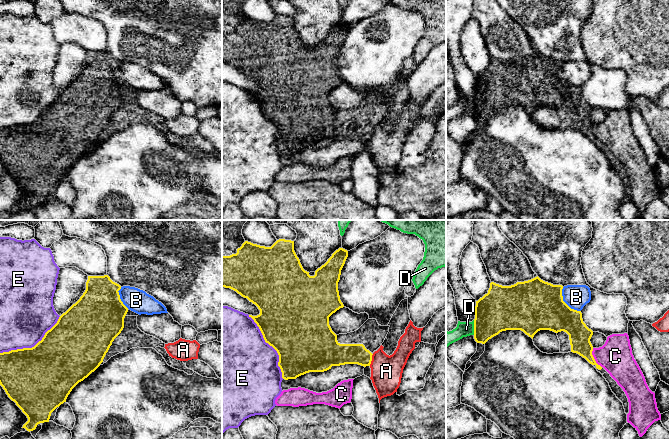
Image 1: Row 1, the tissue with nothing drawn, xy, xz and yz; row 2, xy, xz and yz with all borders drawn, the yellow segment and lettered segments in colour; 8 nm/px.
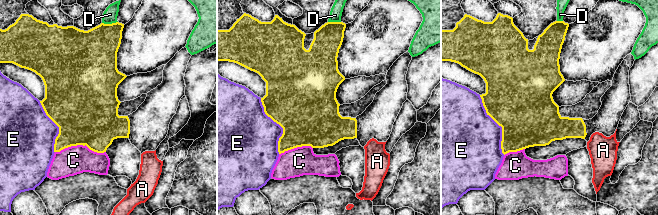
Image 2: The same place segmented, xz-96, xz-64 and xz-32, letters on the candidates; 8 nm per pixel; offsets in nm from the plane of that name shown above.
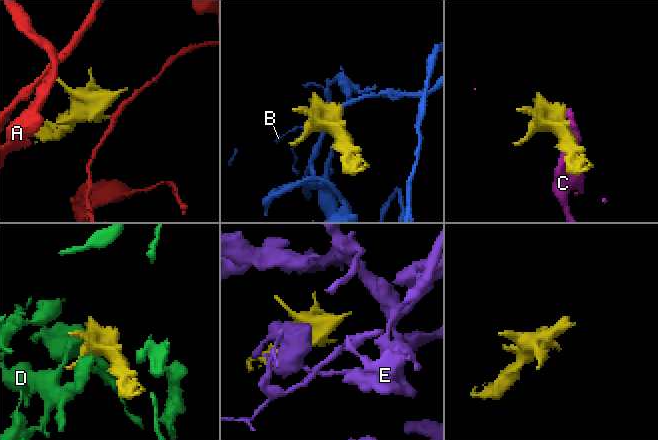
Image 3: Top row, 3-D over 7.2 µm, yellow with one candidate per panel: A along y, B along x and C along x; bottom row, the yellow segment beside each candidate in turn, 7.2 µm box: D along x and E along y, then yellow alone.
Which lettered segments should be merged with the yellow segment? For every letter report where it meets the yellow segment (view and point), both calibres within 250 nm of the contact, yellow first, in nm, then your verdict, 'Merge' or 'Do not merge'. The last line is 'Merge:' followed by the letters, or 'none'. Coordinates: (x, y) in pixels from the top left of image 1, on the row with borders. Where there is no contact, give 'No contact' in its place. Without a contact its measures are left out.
A: Touches yellow at xz (371, 360). Thickness 170 nm (yellow) against 260 nm. Do not merge
B: Touches yellow at yz (564, 302). Thickness 420 nm (yellow) against 190 nm. Do not merge
C: Touches yellow at yz (593, 358). Thickness 180 nm (yellow) against 280 nm. Do not merge
D: Touches yellow at yz (474, 327). Thickness 340 nm (yellow) against 120 nm. Do not merge
E: Touches yellow at xz (271, 345). Thickness 500 nm (yellow) against 480 nm. Do not merge
Merge: none

